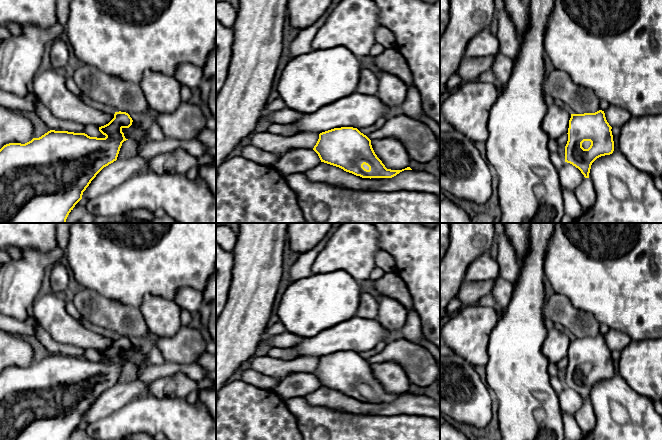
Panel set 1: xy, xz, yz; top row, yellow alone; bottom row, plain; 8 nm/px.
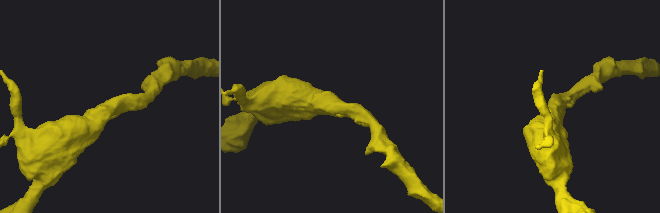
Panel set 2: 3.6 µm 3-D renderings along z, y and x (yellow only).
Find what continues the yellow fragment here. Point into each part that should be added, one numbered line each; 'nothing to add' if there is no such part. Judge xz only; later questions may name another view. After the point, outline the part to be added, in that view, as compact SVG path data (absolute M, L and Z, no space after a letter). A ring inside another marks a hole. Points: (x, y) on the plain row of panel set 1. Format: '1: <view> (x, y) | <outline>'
nothing to add

